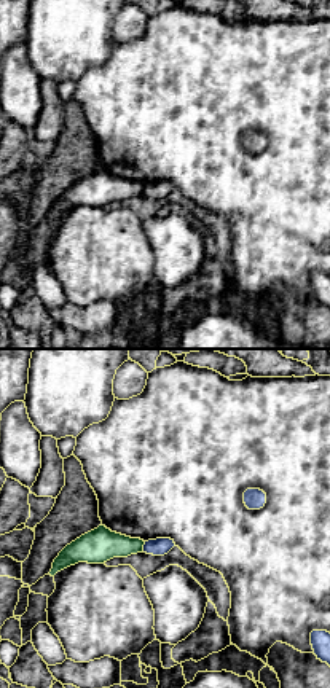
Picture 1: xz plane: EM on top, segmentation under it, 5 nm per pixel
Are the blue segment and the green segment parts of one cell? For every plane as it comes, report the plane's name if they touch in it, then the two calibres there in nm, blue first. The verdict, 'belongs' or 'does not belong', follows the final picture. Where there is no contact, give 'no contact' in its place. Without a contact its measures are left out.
meets blue in xz; 90 nm thick on the blue side, 170 nm on the other

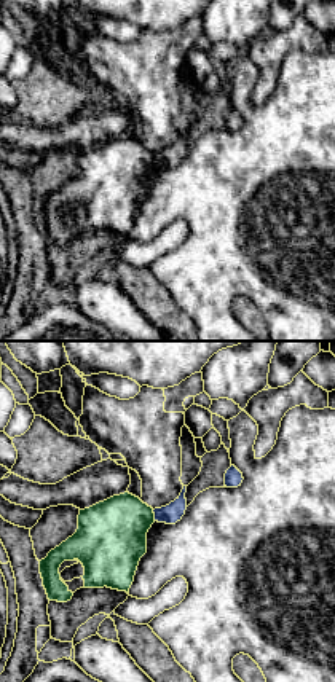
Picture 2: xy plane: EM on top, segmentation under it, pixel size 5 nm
meets blue in xy; 100 nm thick on the blue side, 360 nm on the other

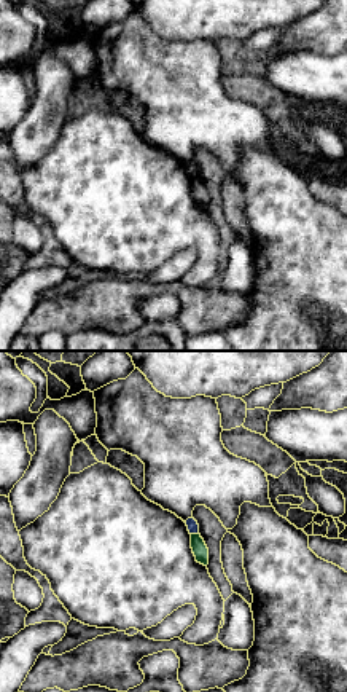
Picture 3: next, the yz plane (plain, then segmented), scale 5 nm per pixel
meets blue in yz; 60 nm thick on the blue side, 80 nm on the other

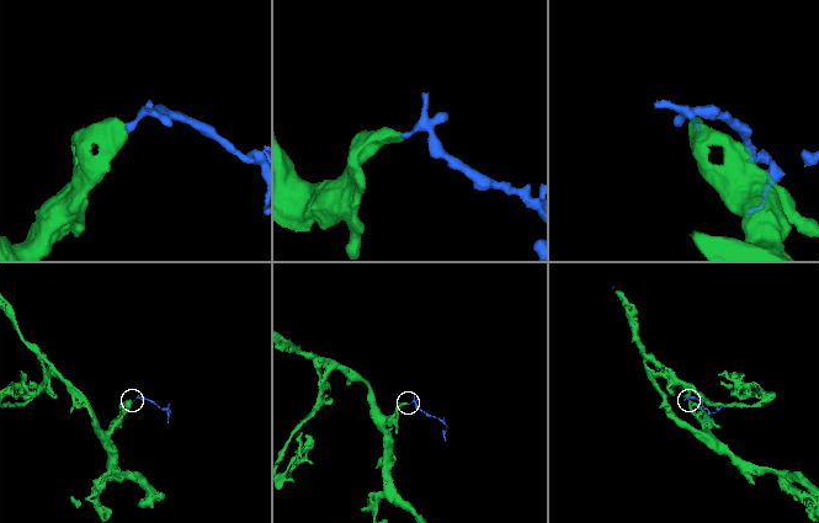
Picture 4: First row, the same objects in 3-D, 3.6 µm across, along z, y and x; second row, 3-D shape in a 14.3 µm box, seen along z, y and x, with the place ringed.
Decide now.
does not belong

